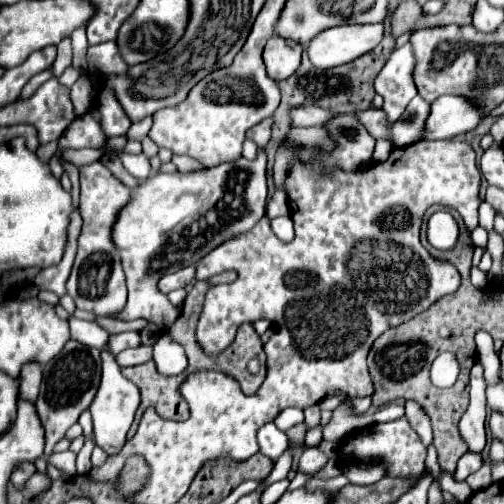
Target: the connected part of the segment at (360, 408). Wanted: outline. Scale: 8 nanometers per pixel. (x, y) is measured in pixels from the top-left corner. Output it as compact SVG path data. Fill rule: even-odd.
M346 398L346 400L342 400L342 404L346 404L346 402L350 402L350 404L352 404L352 410L358 412L358 414L368 412L368 408L370 408L370 404L372 404L370 398Z

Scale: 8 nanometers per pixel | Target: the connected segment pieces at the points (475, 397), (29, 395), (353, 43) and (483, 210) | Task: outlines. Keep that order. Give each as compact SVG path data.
M477 361L470 371L470 406L458 424L460 434L462 434L464 442L468 444L470 452L482 452L482 448L486 444L486 430L484 430L486 396L484 396L484 390L486 390L484 368Z
M26 364L20 372L20 378L22 378L22 384L20 384L20 398L26 400L26 402L36 402L38 398L38 390L42 381L42 366L36 366L36 364Z
M384 24L334 26L320 32L308 44L310 62L316 68L334 68L374 50L384 38Z
M483 201L479 206L478 212L479 225L490 231L494 227L495 210L489 203Z

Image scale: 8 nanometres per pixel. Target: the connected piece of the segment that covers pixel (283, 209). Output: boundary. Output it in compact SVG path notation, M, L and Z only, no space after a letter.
M276 190L274 196L268 202L266 216L268 218L276 218L276 216L288 216L288 214L290 214L290 208L288 208L288 196L286 196L286 192Z

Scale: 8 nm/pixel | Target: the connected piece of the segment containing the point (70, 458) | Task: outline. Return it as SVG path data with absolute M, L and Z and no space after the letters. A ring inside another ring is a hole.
M70 450L54 453L46 458L46 462L59 468L63 472L64 480L70 480L76 475L76 454Z

